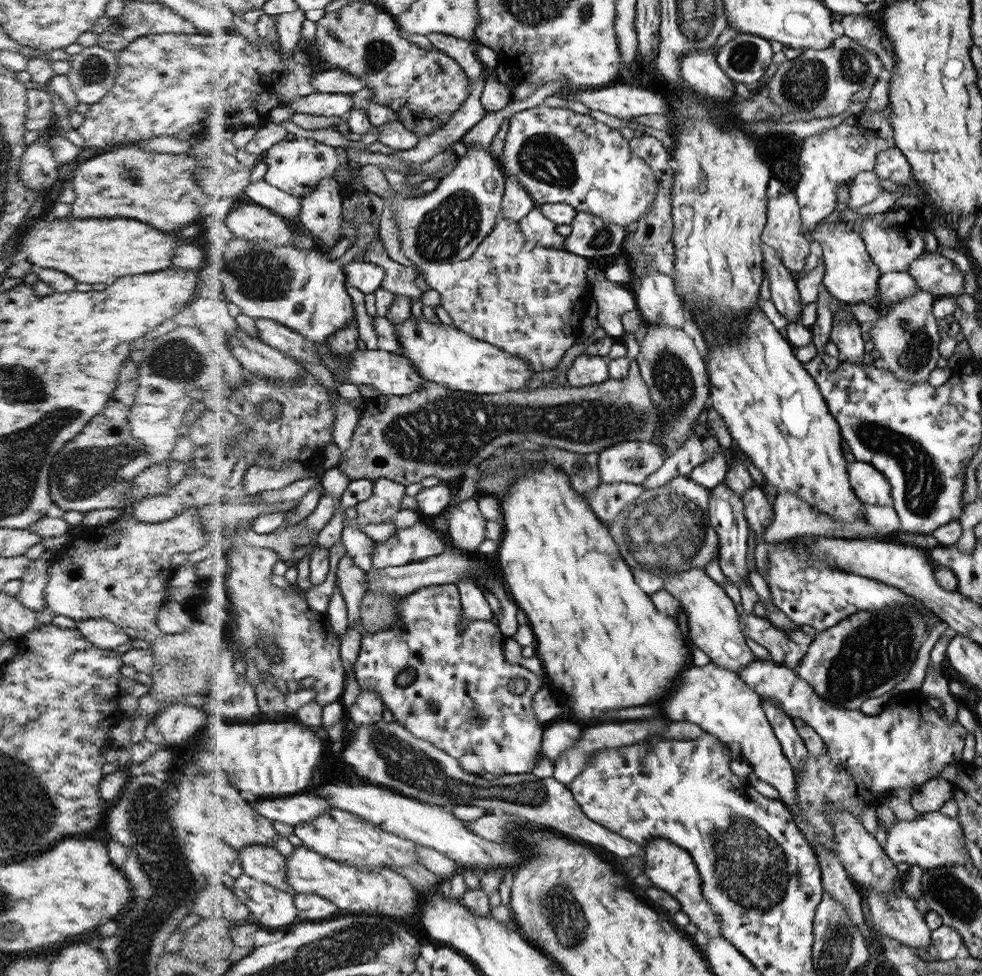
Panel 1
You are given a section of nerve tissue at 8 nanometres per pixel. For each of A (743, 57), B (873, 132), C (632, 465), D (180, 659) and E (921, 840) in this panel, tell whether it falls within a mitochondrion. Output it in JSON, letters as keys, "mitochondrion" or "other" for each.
{"A":"mitochondrion","B":"other","C":"mitochondrion","D":"mitochondrion","E":"other"}

